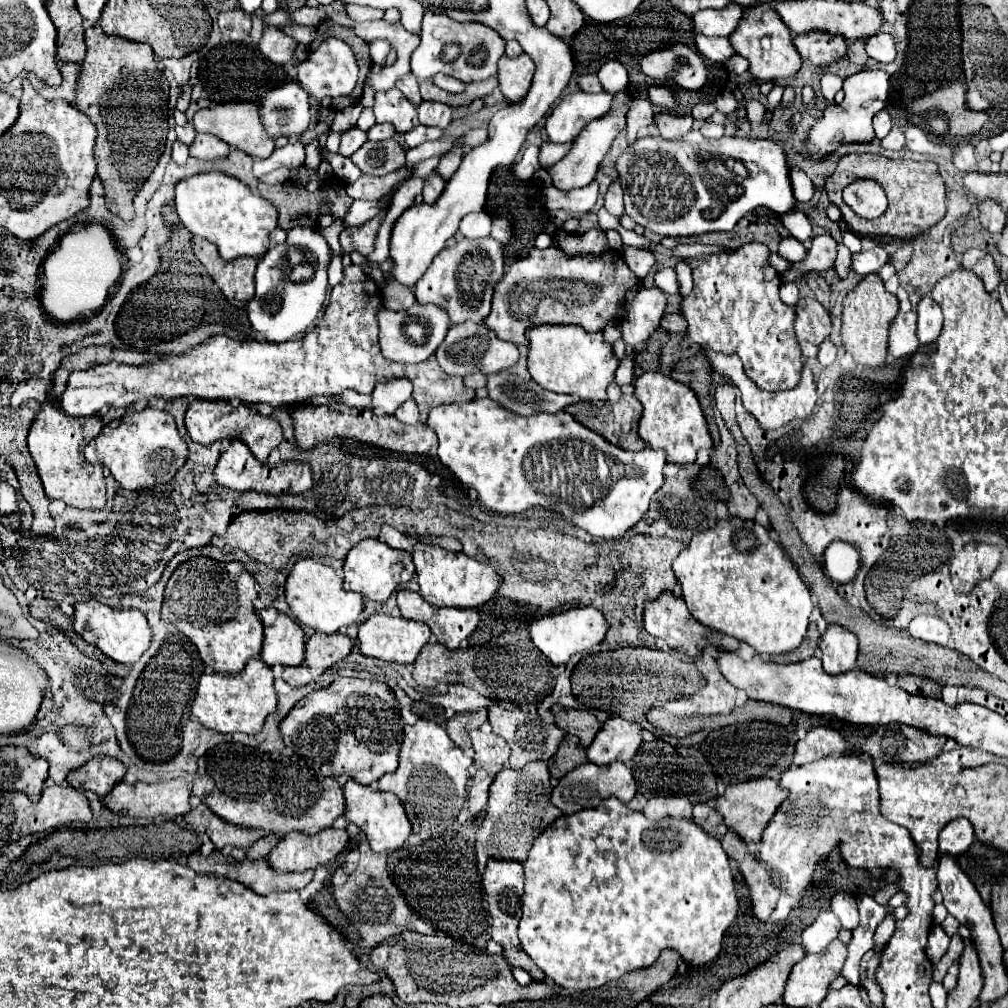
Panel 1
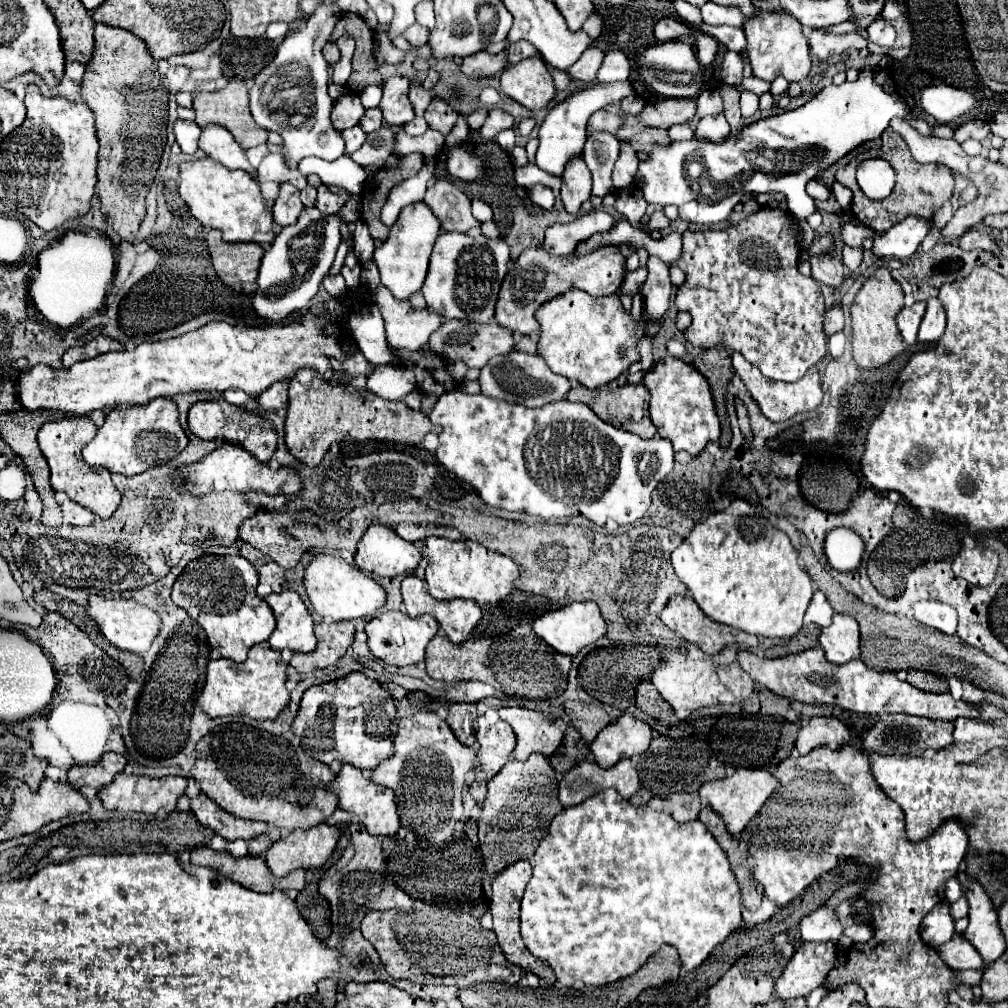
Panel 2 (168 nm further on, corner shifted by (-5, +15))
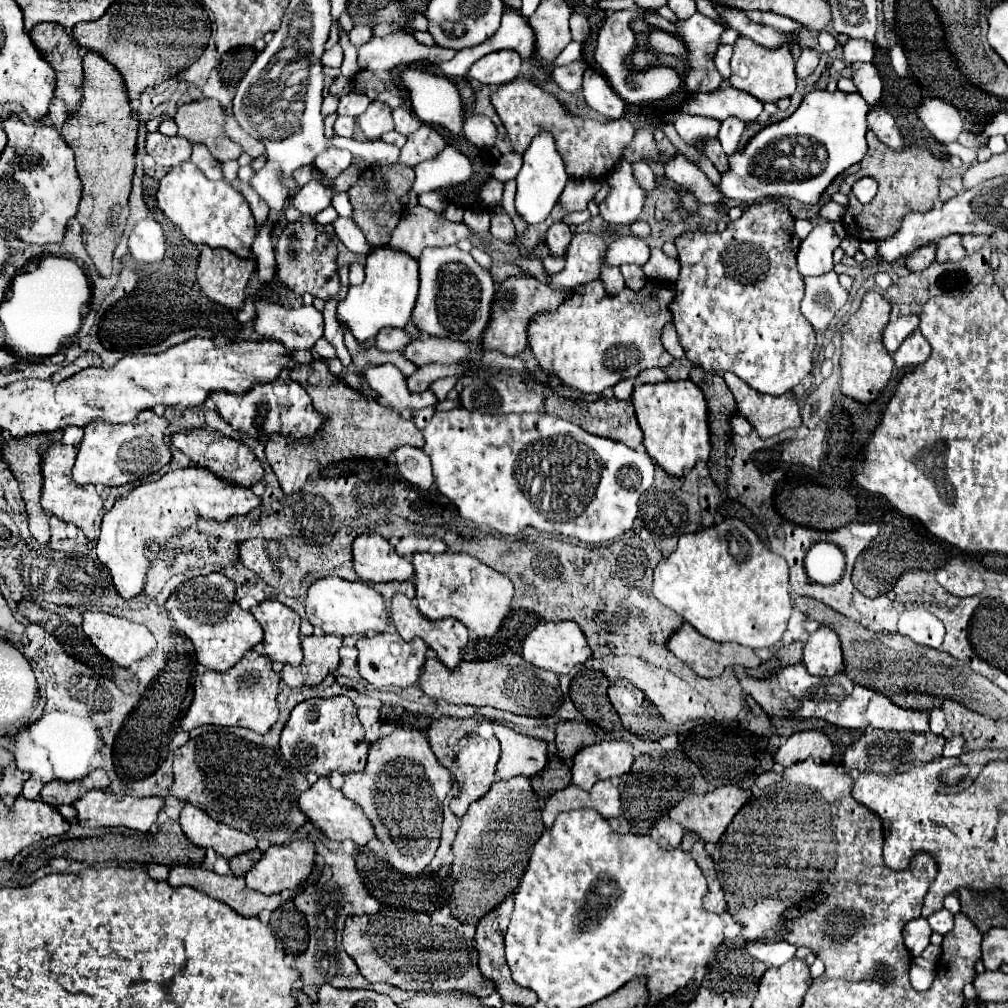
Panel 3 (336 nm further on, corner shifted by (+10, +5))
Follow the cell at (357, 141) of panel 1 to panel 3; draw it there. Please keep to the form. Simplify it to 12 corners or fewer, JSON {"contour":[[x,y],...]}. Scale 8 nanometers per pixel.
{"contour":[[325,150],[315,166],[337,178],[351,164],[349,150]]}

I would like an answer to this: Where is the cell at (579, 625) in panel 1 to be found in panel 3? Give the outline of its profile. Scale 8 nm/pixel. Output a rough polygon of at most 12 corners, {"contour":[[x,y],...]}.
{"contour":[[573,620],[545,622],[523,640],[521,656],[567,674],[591,656]]}

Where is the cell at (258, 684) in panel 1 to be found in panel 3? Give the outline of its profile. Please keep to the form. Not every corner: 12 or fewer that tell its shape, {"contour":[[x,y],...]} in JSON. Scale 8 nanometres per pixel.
{"contour":[[271,660],[205,670],[181,718],[265,734],[279,718]]}

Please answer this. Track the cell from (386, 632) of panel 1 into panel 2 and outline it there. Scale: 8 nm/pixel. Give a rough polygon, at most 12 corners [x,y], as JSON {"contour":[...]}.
{"contour":[[384,612],[366,624],[378,660],[422,662],[438,632],[430,614]]}

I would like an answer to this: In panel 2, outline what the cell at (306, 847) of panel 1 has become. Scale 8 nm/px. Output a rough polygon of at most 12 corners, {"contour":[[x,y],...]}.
{"contour":[[330,824],[292,830],[266,852],[278,878],[320,868],[340,830]]}

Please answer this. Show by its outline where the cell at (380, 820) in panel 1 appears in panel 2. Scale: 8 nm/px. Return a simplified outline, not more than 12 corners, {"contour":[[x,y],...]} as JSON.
{"contour":[[342,764],[330,792],[372,836],[400,828],[392,790]]}

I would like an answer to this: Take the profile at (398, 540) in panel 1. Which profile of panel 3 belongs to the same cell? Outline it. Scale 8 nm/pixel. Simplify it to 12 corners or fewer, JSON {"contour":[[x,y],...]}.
{"contour":[[405,536],[397,554],[411,558],[415,552],[445,552],[439,538]]}

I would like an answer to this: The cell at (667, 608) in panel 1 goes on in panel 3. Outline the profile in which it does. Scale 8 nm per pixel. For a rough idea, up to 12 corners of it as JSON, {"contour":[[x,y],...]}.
{"contour":[[687,622],[667,648],[703,678],[761,664],[751,648],[713,642]]}

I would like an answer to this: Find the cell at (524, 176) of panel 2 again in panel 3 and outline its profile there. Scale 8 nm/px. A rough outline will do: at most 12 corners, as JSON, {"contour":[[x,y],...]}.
{"contour":[[489,180],[481,188],[487,206],[499,206],[503,182]]}

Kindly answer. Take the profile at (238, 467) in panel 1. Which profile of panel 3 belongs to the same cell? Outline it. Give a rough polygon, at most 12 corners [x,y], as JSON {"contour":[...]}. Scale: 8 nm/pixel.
{"contour":[[199,466],[133,488],[103,516],[97,556],[143,590],[147,548],[251,512],[261,498]]}

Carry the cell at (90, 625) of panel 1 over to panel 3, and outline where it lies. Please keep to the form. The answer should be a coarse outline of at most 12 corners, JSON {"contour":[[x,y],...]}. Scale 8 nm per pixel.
{"contour":[[83,612],[93,646],[127,668],[155,648],[143,624]]}

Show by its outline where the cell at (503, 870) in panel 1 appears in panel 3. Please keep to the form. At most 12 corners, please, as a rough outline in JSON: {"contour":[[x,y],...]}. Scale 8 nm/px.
{"contour":[[513,894],[477,922],[479,970],[505,1002],[533,1006],[537,994],[517,986],[505,962],[503,934]]}

